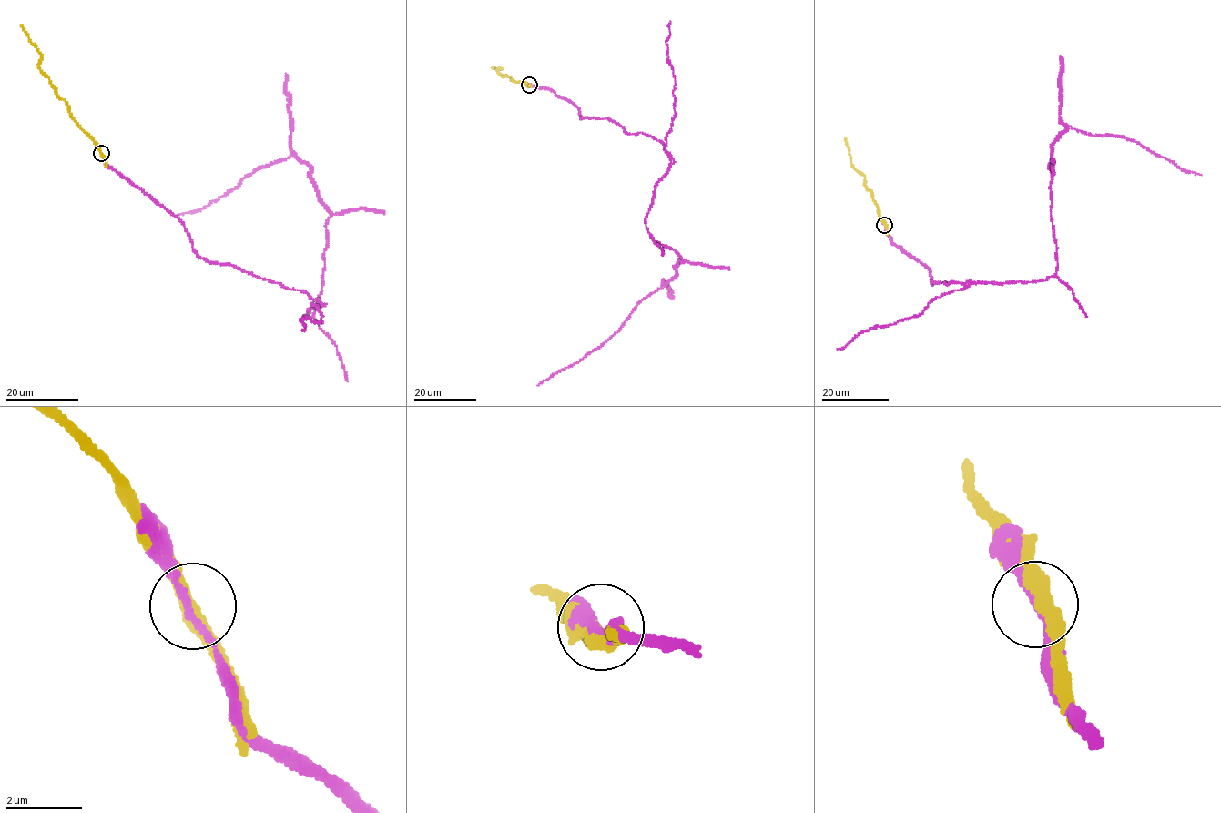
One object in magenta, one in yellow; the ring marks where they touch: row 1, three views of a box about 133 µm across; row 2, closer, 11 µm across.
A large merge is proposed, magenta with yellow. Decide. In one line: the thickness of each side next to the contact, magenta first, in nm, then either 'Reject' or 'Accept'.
Thickness 170 nm (magenta) against 380 nm. Accept

